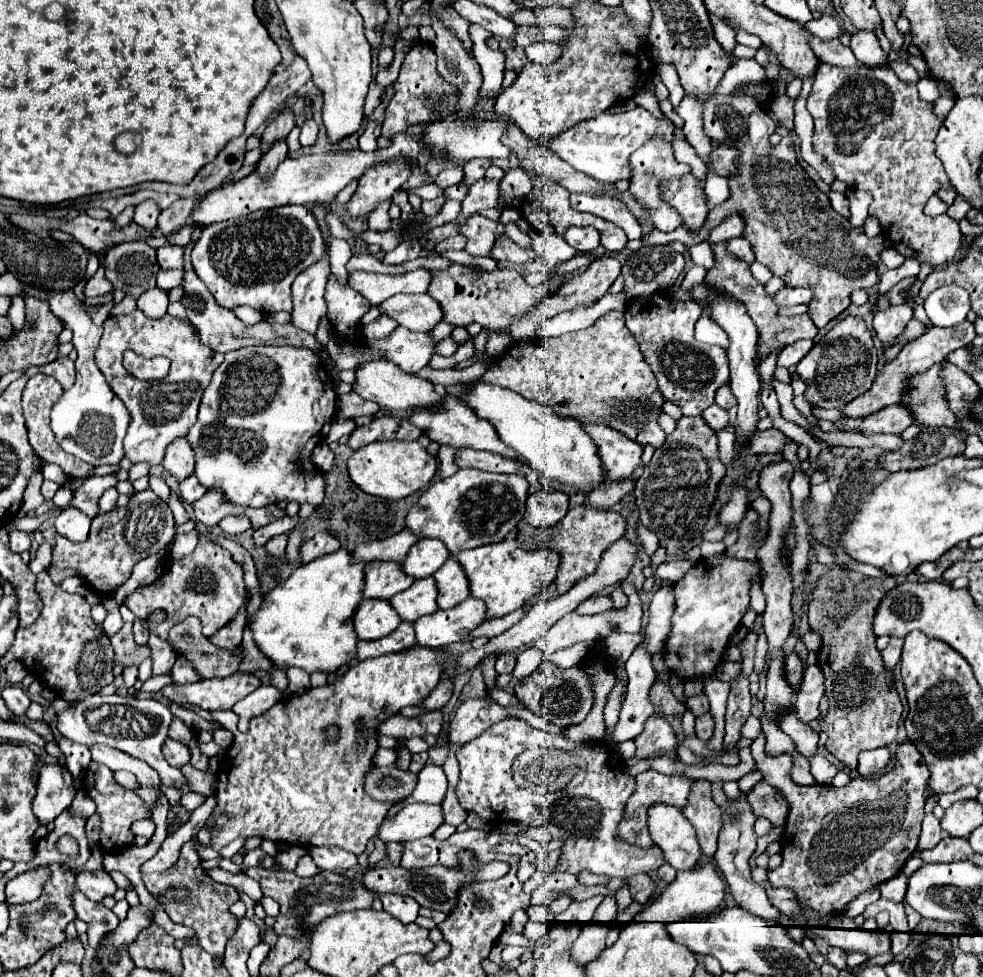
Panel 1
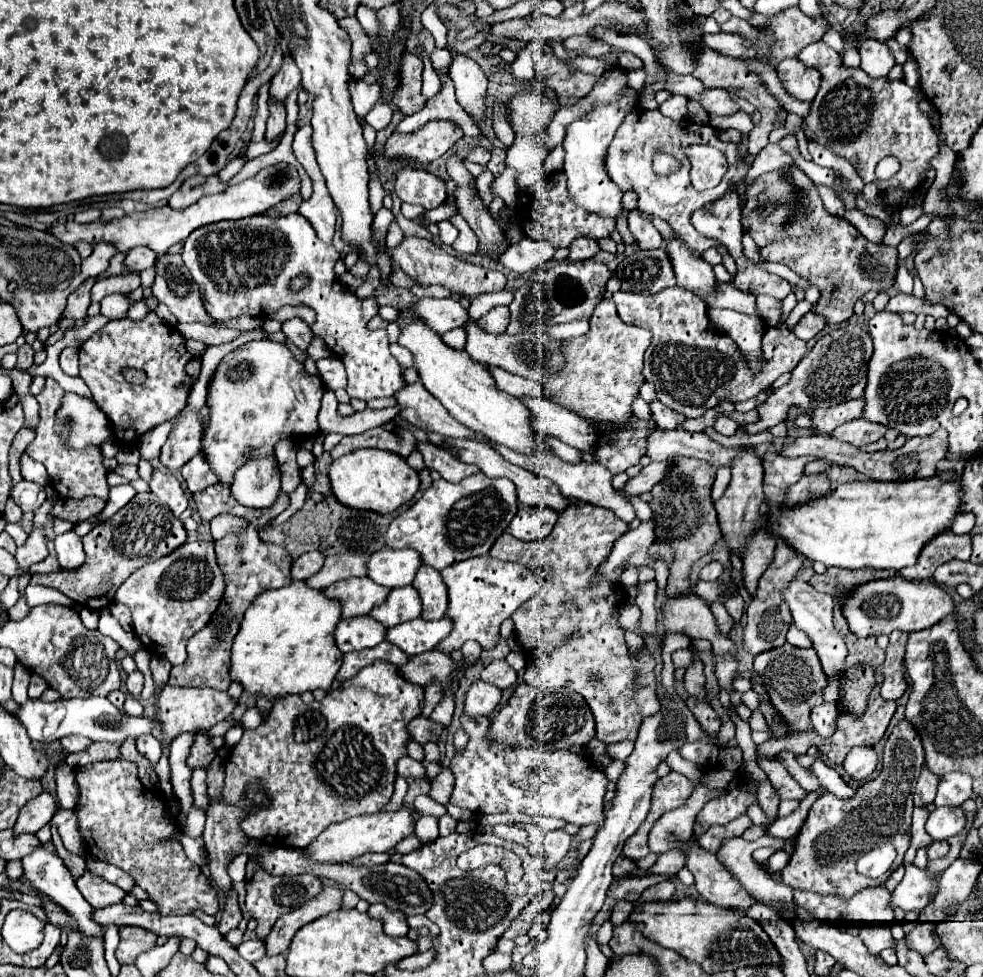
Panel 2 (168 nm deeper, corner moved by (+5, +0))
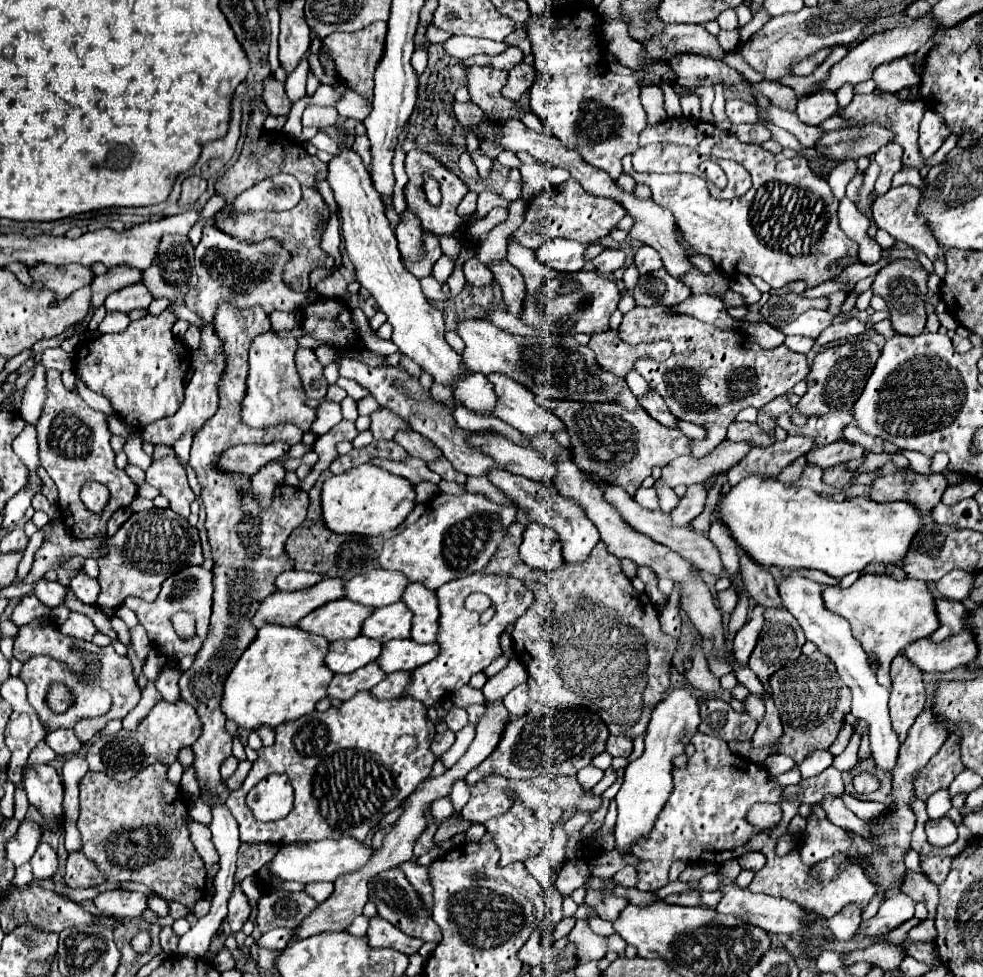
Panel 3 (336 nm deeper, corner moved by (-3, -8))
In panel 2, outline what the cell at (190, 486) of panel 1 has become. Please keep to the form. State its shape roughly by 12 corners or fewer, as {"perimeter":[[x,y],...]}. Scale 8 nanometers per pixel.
{"perimeter":[[200,452],[184,464],[182,476],[192,494],[218,484]]}

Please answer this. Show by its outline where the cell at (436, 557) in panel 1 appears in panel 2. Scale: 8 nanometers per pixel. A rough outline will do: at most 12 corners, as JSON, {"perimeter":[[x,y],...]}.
{"perimeter":[[382,548],[366,576],[384,588],[408,586],[418,552]]}

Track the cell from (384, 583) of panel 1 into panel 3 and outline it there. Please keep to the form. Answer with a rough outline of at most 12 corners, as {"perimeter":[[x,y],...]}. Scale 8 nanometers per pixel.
{"perimeter":[[340,598],[304,616],[298,626],[346,640],[362,632],[374,608]]}

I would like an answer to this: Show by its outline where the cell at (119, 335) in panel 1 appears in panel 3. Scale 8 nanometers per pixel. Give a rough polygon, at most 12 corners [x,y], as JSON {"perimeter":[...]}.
{"perimeter":[[170,310],[76,352],[134,430],[184,402],[190,350]]}

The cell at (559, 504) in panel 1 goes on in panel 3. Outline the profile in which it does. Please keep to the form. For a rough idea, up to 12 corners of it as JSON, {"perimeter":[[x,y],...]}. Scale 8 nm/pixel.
{"perimeter":[[538,522],[522,534],[520,560],[554,572],[564,564],[558,534]]}

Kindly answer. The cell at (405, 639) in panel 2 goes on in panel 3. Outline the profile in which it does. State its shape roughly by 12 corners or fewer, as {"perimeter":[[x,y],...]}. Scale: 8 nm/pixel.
{"perimeter":[[412,638],[388,640],[378,664],[382,670],[414,670],[440,646]]}

